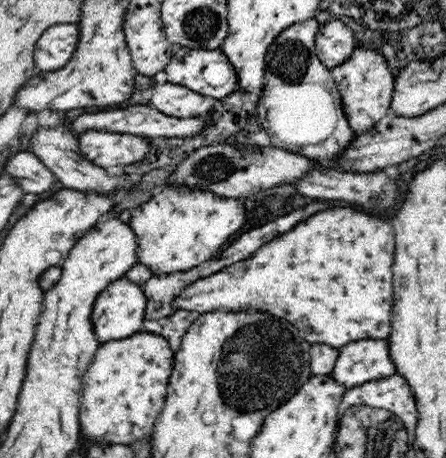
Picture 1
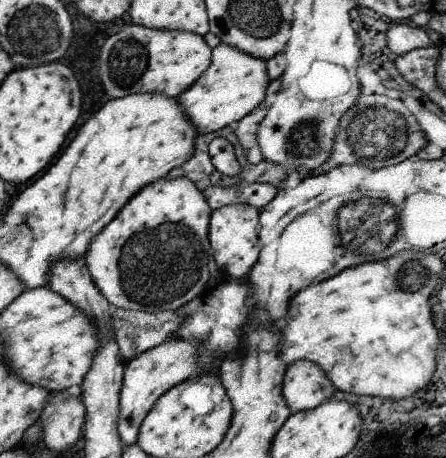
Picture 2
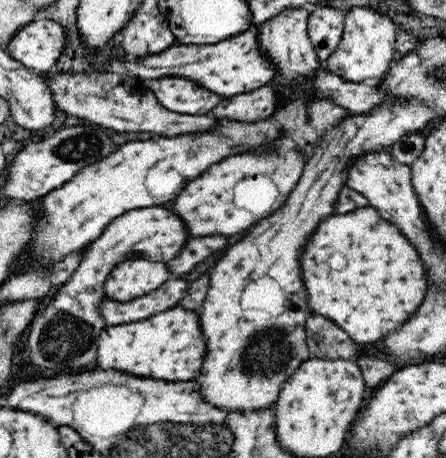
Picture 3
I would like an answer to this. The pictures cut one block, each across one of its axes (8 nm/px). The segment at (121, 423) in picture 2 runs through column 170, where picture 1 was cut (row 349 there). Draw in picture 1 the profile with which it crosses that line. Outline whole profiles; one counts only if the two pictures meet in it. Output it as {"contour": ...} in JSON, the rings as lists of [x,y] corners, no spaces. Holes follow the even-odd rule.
{"contour":[[[388,338],[356,340],[342,346],[338,354],[330,376],[348,390],[374,380],[386,380],[398,372],[390,354]]]}

